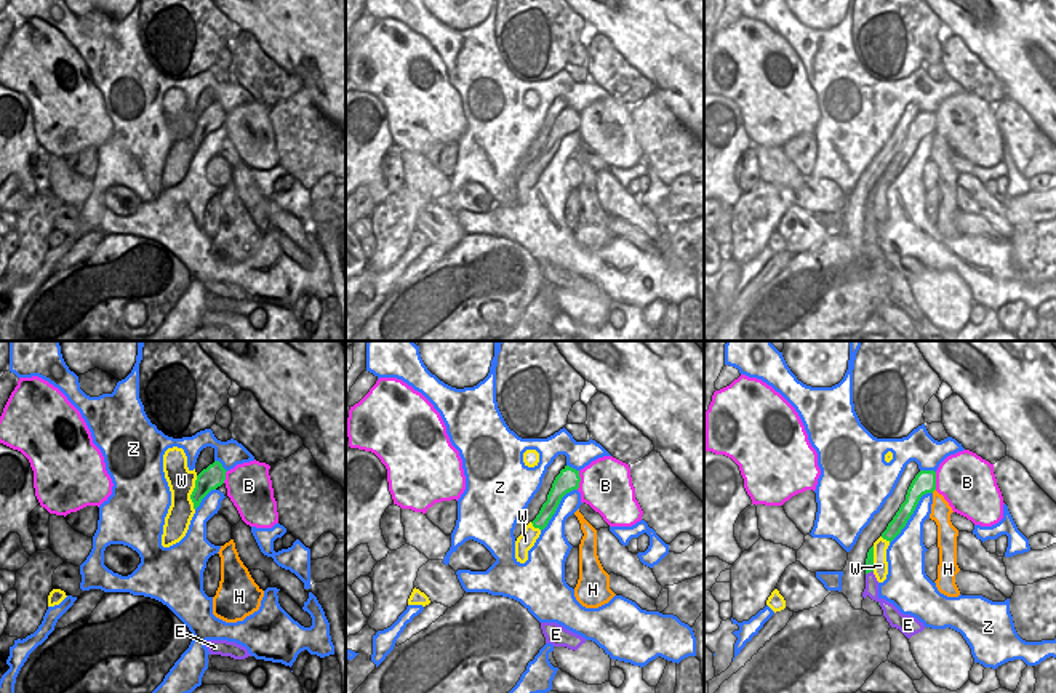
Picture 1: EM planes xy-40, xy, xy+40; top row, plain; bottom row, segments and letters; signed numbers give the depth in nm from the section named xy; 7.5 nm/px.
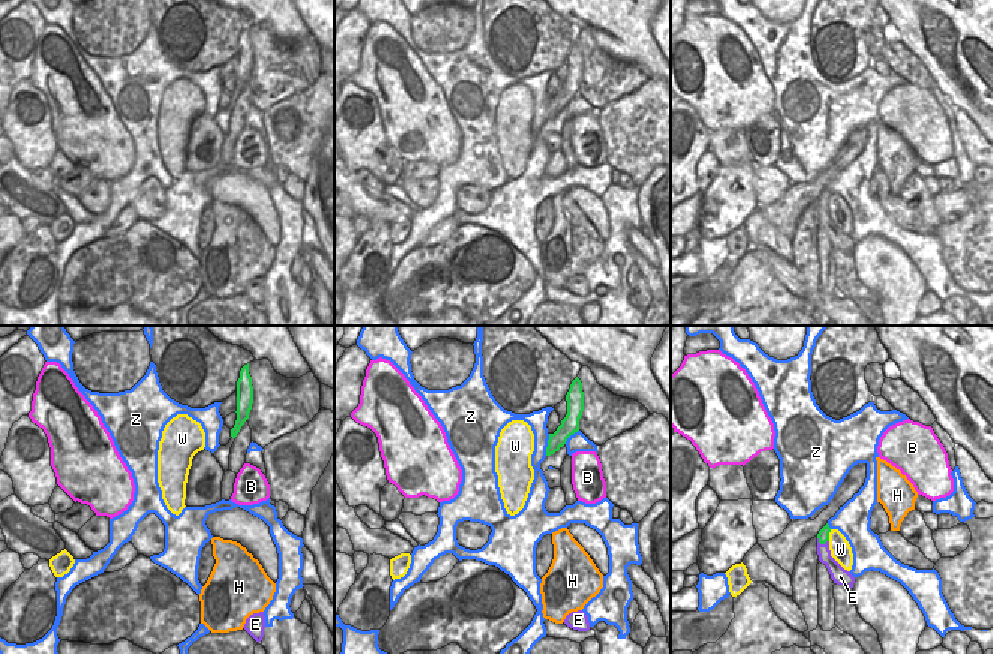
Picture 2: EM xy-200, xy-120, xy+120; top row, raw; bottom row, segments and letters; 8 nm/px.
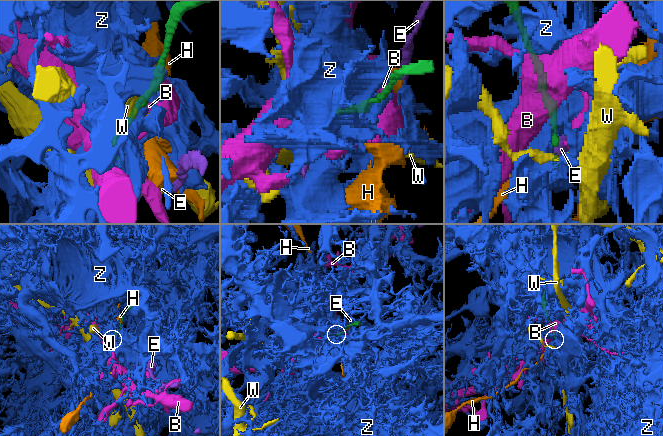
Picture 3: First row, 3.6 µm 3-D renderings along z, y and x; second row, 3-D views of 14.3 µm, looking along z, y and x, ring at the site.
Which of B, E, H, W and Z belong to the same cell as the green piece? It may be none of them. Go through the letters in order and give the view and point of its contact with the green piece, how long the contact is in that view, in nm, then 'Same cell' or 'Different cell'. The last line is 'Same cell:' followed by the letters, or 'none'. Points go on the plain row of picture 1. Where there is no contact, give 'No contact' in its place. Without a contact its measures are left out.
B: Touches green at xy (580, 122). Shared border 150 nm. Different cell
E: Touches green at xy+40 (869, 213). Shared border 70 nm. Different cell
H: Touches green at xy+40 (933, 132). Shared border 50 nm. Different cell
W: Touches green at xy-40 (192, 135). Shared border 260 nm. Different cell
Z: Touches green at xy+40 (911, 156). Shared border 500 nm. Different cell
Same cell: none

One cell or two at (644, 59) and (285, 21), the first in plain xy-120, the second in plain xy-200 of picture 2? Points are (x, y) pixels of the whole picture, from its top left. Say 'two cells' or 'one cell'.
one cell

